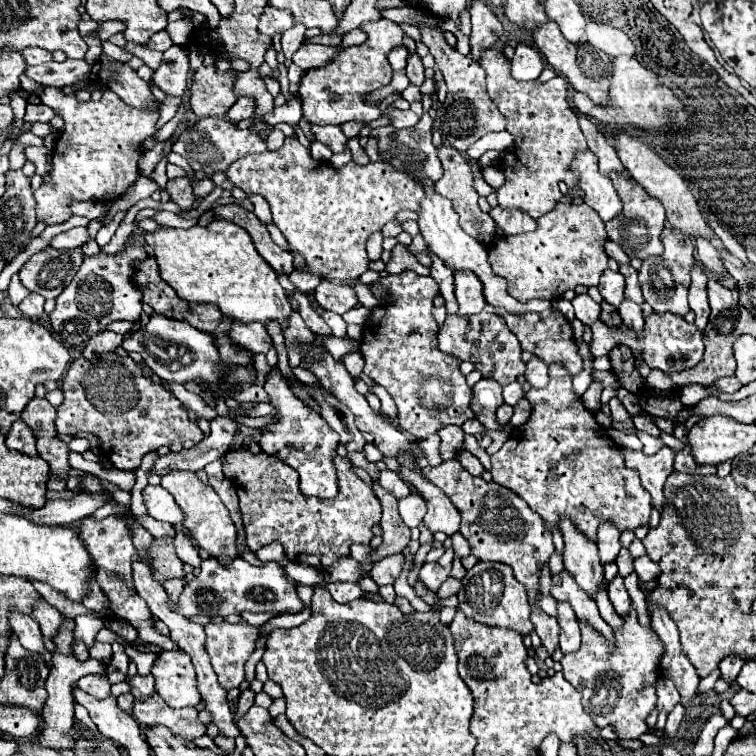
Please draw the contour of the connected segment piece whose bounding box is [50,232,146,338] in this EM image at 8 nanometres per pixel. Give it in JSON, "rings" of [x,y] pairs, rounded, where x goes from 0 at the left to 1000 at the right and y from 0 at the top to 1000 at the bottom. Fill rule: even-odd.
{"rings":[[[185,307],[172,312],[175,320],[169,320],[159,336],[143,339],[138,333],[111,341],[103,362],[98,365],[95,376],[85,381],[85,386],[74,394],[74,407],[66,415],[66,429],[71,442],[101,442],[119,447],[122,442],[130,442],[151,423],[169,423],[180,426],[188,413],[188,389],[175,376],[175,360],[177,360],[177,344],[190,344],[193,339],[193,320]],[[116,413],[124,413],[116,415]]]}

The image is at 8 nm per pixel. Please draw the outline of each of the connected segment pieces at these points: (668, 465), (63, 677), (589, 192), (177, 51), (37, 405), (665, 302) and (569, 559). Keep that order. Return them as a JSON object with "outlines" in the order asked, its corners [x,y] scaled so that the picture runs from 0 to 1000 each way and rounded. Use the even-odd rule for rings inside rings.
{"outlines":[[[[881,590],[865,603],[852,603],[849,598],[836,598],[836,595],[828,595],[828,601],[825,601],[828,618],[844,623],[849,643],[862,656],[862,669],[868,675],[873,675],[873,677],[876,677],[876,669],[878,669],[876,646],[878,646],[881,632],[892,622],[892,616],[889,616],[892,614],[892,603],[894,603],[894,598],[881,593]]],[[[85,815],[85,825],[79,828],[79,836],[69,844],[74,860],[69,862],[69,884],[61,899],[61,913],[63,913],[63,923],[61,931],[56,937],[56,966],[50,971],[50,984],[56,987],[66,987],[71,992],[82,992],[82,989],[95,989],[98,976],[93,974],[93,963],[98,960],[98,922],[95,919],[95,902],[106,899],[114,892],[124,892],[124,889],[138,889],[138,881],[122,870],[116,873],[103,873],[95,862],[95,847],[98,847],[98,820]]],[[[772,198],[759,206],[757,228],[765,235],[765,249],[772,254],[772,270],[788,278],[799,294],[820,283],[823,265],[807,235],[791,228],[791,212],[783,198]]],[[[230,58],[217,69],[217,79],[212,90],[204,95],[201,108],[220,124],[241,127],[246,119],[249,93],[251,93],[249,66]]],[[[42,526],[37,537],[29,545],[32,561],[37,561],[48,577],[50,603],[58,606],[66,614],[69,627],[90,630],[93,614],[90,614],[90,590],[79,585],[71,556],[74,556],[74,540],[61,526]]],[[[878,304],[876,323],[878,323],[876,339],[860,339],[857,344],[849,347],[849,354],[844,360],[849,389],[852,389],[852,397],[865,407],[865,413],[870,415],[889,413],[889,415],[905,418],[913,410],[910,378],[913,378],[913,354],[918,349],[918,323],[913,312],[905,312],[905,307],[894,307],[894,304]]],[[[741,683],[738,698],[746,709],[746,728],[743,728],[746,751],[762,765],[767,778],[772,778],[780,788],[788,786],[799,765],[788,717],[767,706],[767,701],[749,683]]]]}

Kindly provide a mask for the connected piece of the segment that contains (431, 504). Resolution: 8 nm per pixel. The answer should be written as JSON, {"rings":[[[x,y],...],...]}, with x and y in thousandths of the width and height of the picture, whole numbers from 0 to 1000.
{"rings":[[[532,619],[529,627],[550,643],[550,648],[561,656],[561,661],[566,667],[561,693],[571,704],[587,704],[590,709],[603,706],[608,698],[608,677],[598,669],[593,656],[579,643],[574,643],[571,638],[566,638],[563,632],[553,630],[550,624],[545,624],[540,619]]]}

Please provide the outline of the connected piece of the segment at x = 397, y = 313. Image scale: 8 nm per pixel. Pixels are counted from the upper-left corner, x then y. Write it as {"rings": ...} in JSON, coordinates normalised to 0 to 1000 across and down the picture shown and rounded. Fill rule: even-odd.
{"rings":[[[534,360],[529,365],[516,362],[503,368],[503,373],[519,392],[519,402],[492,410],[481,431],[481,447],[476,452],[476,466],[484,479],[481,495],[513,516],[524,532],[529,563],[553,582],[563,582],[590,561],[611,563],[616,556],[627,553],[627,545],[622,542],[624,513],[616,508],[616,497],[608,492],[608,476],[579,463],[579,429],[571,421],[571,397],[579,389],[577,373],[569,365],[561,368],[550,360]],[[566,503],[582,503],[598,513],[593,542],[566,545],[561,537],[556,537],[553,521]]]}

